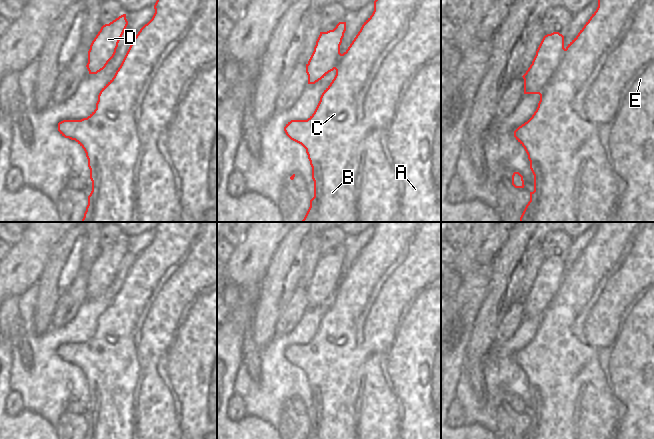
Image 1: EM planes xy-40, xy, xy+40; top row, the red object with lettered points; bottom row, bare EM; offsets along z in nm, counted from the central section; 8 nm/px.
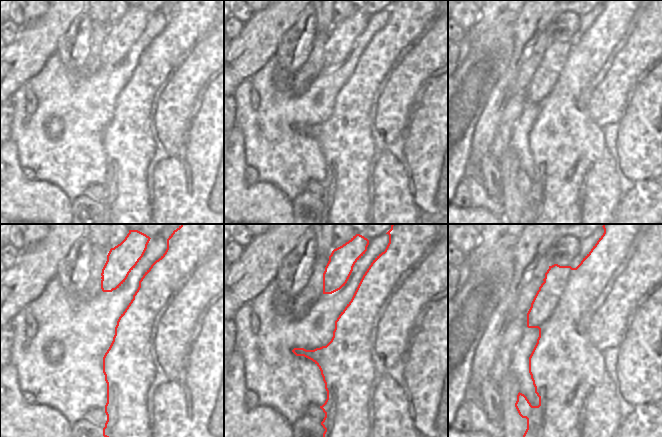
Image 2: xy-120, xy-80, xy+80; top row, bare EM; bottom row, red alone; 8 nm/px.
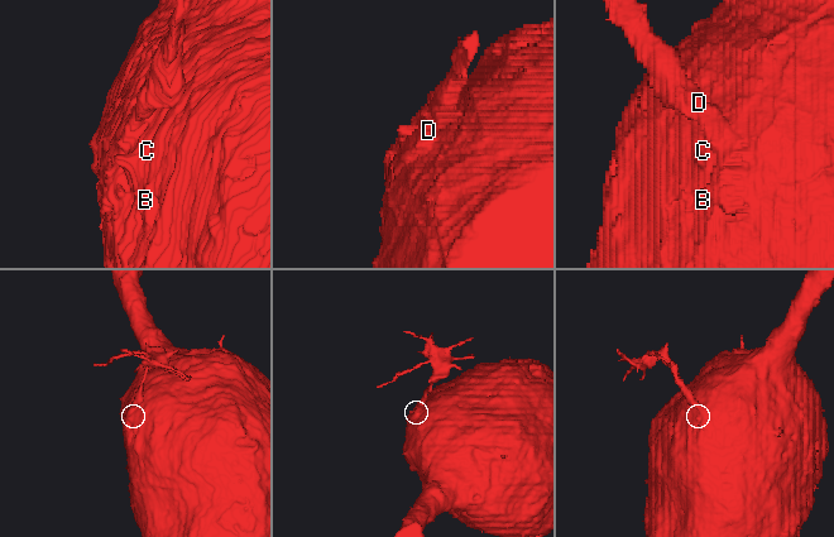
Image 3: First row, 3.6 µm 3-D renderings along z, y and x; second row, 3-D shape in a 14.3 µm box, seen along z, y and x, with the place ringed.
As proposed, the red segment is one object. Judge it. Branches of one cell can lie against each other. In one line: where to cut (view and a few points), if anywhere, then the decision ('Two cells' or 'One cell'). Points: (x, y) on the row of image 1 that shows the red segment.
Split along xy (342, 54), (337, 62), (319, 60), (313, 70), (308, 64). Two cells

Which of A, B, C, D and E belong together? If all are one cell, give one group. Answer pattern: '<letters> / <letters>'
A B C E / D

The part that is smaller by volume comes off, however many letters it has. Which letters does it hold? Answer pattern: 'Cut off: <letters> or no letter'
Cut off: D

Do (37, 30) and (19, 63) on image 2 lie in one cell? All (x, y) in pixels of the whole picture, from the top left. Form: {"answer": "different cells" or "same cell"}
{"answer": "same cell"}

